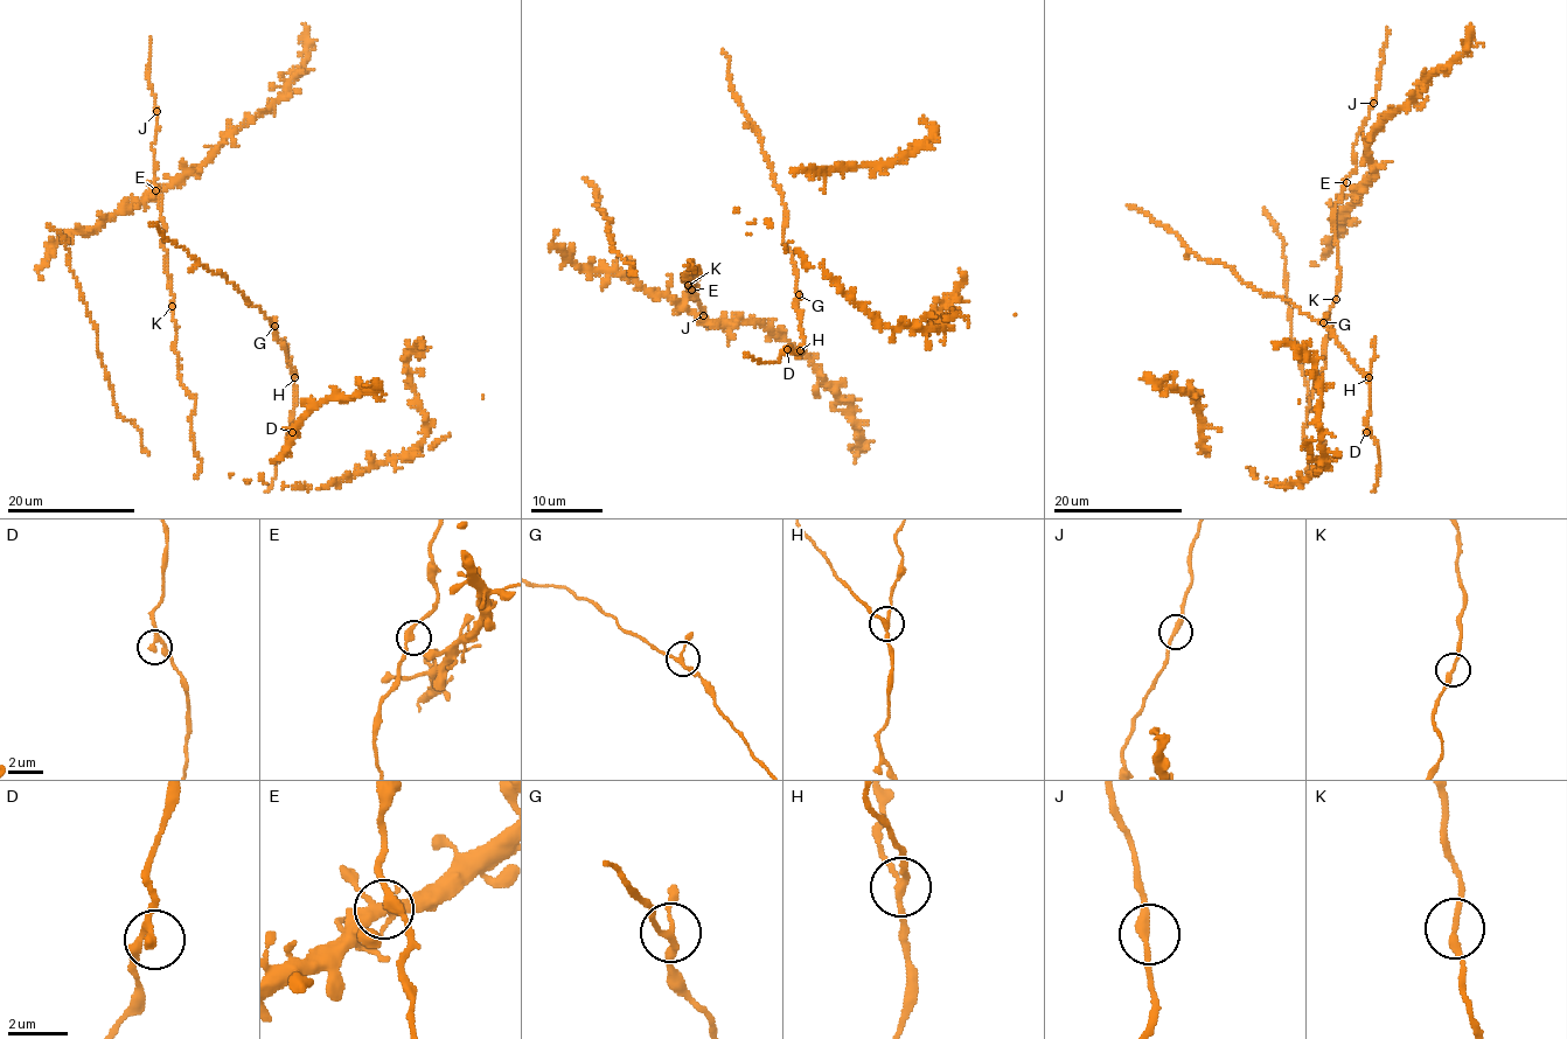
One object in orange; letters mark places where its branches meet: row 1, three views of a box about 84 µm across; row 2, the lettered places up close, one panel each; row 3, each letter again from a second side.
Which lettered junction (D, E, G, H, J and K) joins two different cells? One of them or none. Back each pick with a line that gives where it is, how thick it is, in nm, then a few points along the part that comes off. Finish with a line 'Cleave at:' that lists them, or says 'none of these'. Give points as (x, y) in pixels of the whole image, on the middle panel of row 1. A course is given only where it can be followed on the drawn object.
H: at (800, 350); 200 nm thick
Cleave at: H

